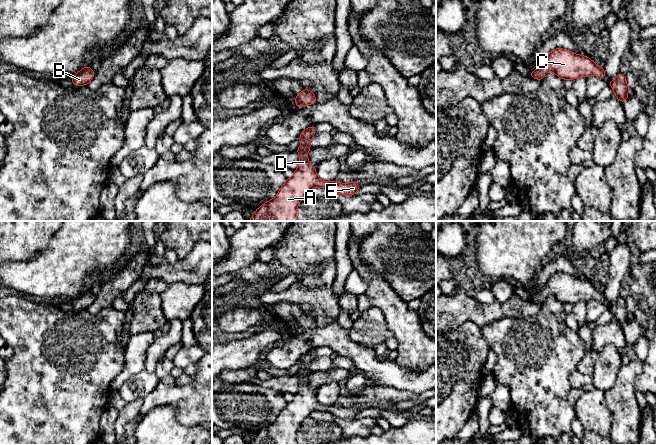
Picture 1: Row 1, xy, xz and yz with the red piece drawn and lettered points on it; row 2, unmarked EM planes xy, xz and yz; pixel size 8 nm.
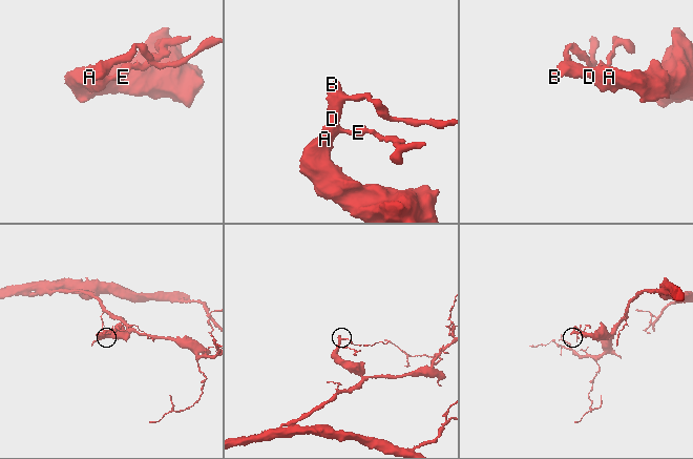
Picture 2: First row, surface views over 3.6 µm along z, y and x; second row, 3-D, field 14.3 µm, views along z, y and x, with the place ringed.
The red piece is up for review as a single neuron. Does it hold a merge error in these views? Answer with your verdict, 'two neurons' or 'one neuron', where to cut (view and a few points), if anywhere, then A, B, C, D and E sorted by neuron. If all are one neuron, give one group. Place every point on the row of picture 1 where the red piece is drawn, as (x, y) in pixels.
one neuron; cut none; groups A B C D E

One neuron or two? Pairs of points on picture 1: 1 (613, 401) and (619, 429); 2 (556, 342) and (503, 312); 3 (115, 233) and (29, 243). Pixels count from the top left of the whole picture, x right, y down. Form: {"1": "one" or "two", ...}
{"1": "one", "2": "two", "3": "two"}

